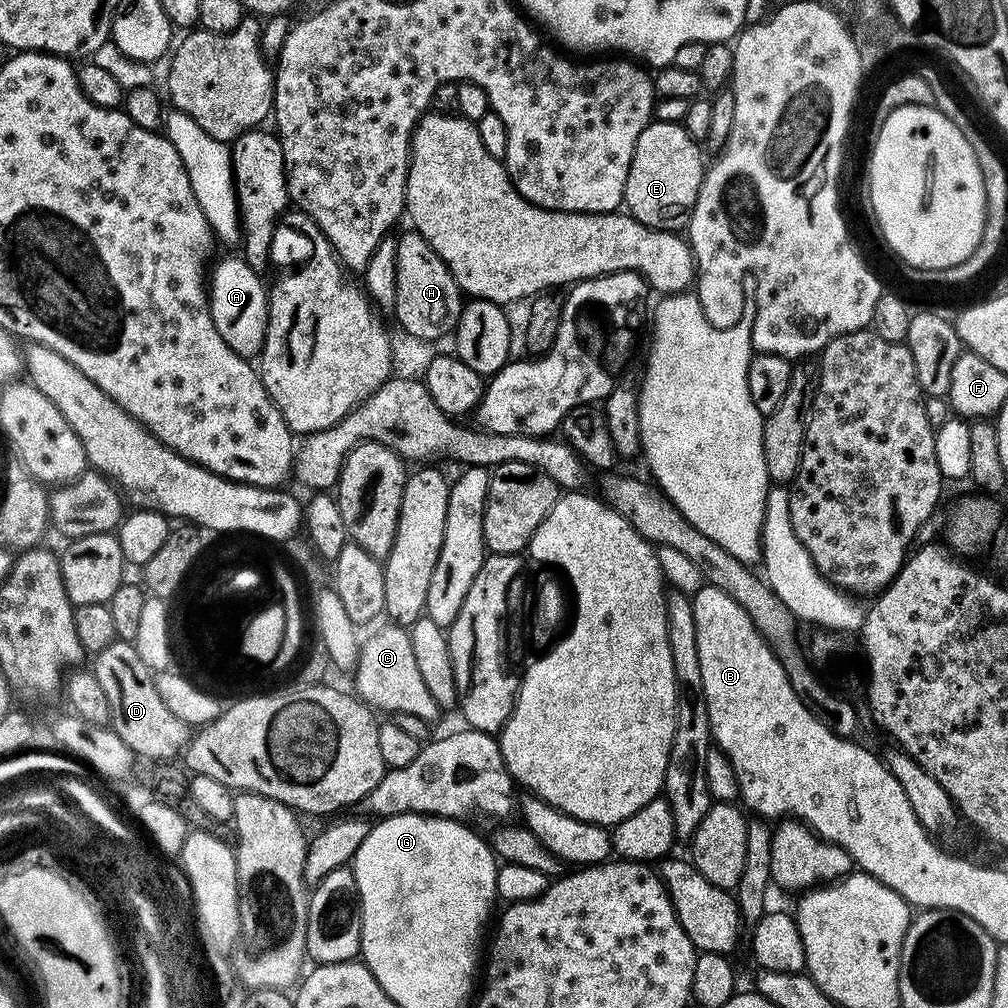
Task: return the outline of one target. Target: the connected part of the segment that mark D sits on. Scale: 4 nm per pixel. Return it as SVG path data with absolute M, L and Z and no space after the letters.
M115 640L106 650L95 653L94 673L106 699L109 702L109 714L111 716L110 727L115 731L122 742L135 753L137 757L145 756L148 760L171 761L171 756L179 757L184 749L188 747L190 739L190 728L170 712L169 707L162 702L162 697L155 688L155 675L151 668L142 662L135 643L126 640Z

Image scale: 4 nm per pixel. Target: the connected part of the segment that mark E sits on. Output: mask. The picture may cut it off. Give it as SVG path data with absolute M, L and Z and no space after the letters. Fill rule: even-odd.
M656 120L638 134L630 174L626 178L623 207L628 215L654 230L679 233L687 229L688 218L706 171L705 153L701 145L684 129L683 123Z

